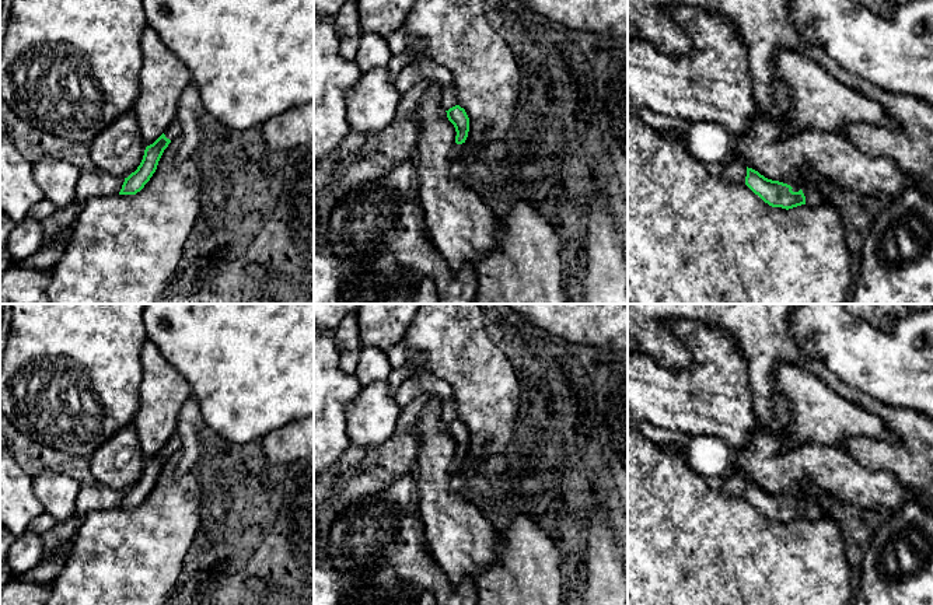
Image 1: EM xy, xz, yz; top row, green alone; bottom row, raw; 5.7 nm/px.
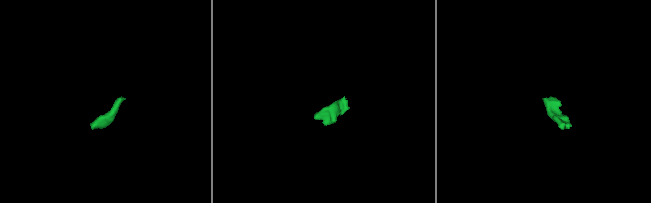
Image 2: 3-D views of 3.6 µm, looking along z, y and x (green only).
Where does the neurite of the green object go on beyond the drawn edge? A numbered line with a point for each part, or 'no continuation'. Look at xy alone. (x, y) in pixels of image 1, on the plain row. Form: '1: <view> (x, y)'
1: xy (174, 444)

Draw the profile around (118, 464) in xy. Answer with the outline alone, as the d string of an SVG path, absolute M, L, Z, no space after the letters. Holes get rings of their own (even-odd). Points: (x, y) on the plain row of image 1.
M129 424L115 433L88 464L97 483L127 492L140 479L146 464L134 427Z

